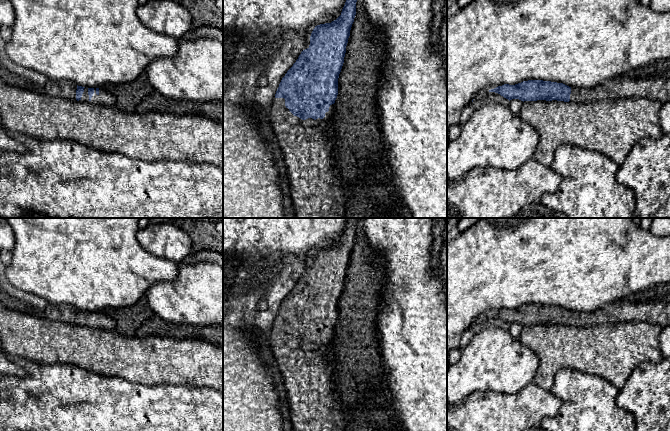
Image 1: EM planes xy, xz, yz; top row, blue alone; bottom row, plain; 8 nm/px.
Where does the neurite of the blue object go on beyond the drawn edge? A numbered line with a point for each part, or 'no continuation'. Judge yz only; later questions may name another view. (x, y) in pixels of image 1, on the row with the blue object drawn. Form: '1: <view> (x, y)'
1: yz (655, 88)

